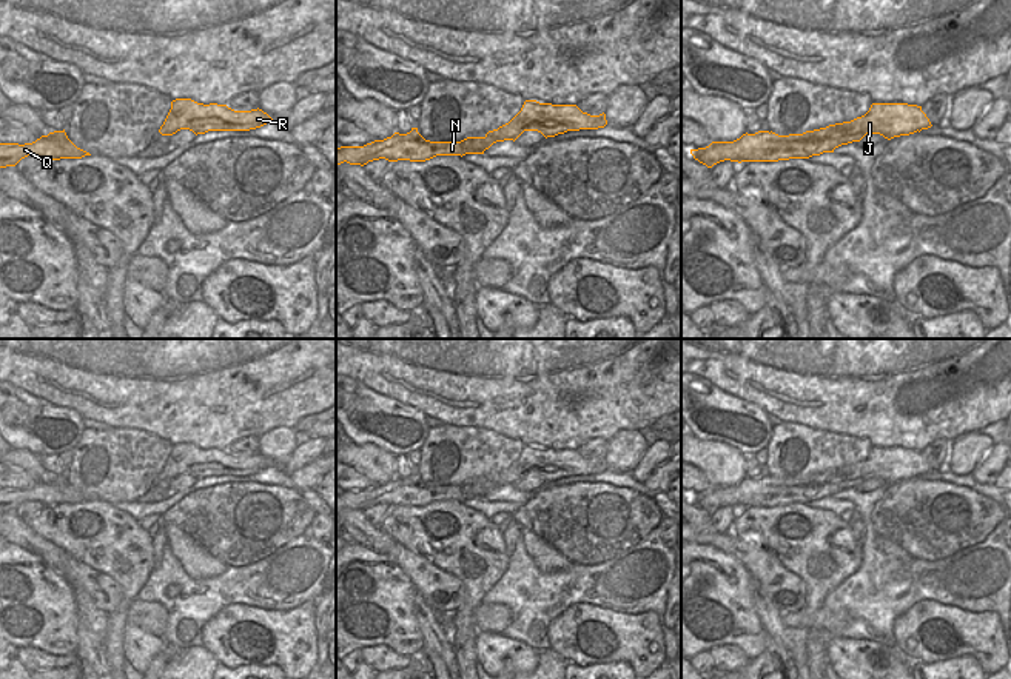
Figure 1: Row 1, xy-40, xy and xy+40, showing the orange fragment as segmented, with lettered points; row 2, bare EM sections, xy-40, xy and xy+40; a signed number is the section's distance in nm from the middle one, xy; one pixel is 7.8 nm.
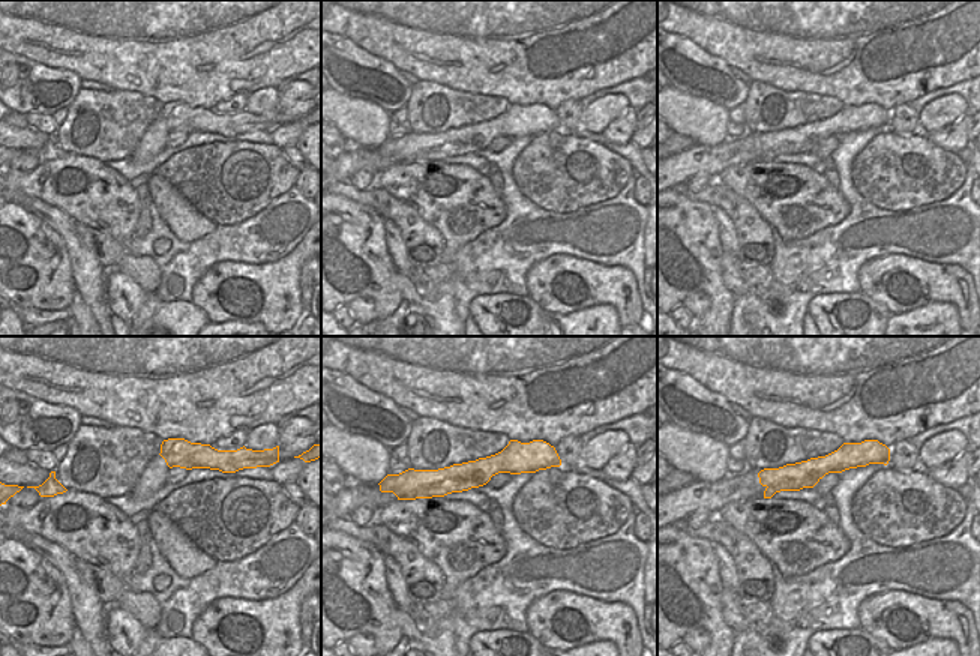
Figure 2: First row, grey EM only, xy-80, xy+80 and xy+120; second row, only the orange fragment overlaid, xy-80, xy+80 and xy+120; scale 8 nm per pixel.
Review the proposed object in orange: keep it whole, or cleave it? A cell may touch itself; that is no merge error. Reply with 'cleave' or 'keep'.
keep

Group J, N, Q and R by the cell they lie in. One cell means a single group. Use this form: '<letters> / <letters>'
J N Q R

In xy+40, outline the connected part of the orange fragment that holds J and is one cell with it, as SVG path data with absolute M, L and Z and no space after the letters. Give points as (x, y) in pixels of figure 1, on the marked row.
M872 103L865 115L851 122L789 135L778 135L772 131L746 132L734 142L712 142L706 148L690 149L690 154L707 168L724 160L741 163L809 159L834 152L841 145L860 142L866 134L880 134L891 140L931 126L922 106Z

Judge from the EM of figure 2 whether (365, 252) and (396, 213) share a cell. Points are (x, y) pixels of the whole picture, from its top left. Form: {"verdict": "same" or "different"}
{"verdict": "different"}

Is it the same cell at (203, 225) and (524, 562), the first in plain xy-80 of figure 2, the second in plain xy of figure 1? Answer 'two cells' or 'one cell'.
two cells

